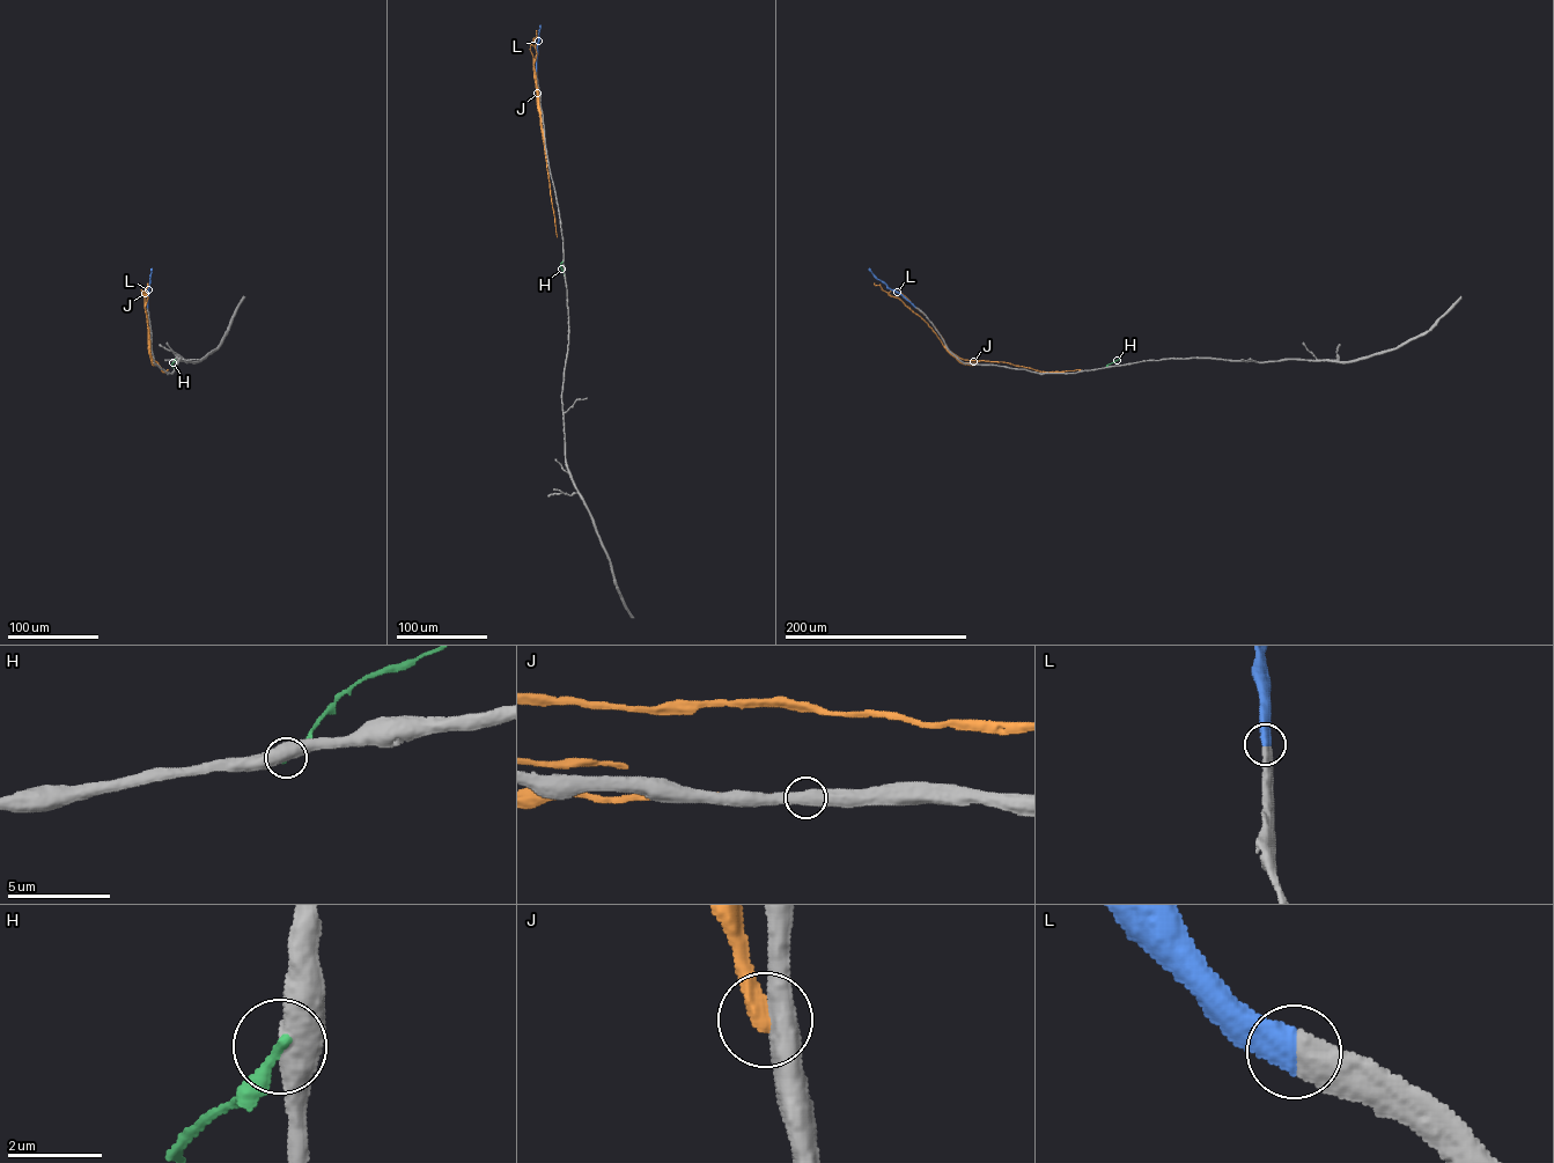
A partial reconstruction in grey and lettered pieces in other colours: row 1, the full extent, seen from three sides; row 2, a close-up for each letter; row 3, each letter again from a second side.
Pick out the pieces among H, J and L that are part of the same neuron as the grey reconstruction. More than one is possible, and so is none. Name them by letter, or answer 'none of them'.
L

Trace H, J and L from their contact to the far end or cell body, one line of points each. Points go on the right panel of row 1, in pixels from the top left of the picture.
H: (1105, 368), (1119, 359)
J: (985, 365), (960, 362), (927, 324), (889, 293), (904, 294), (962, 359), (1043, 372), (1081, 369)
L: (915, 307), (869, 269)

